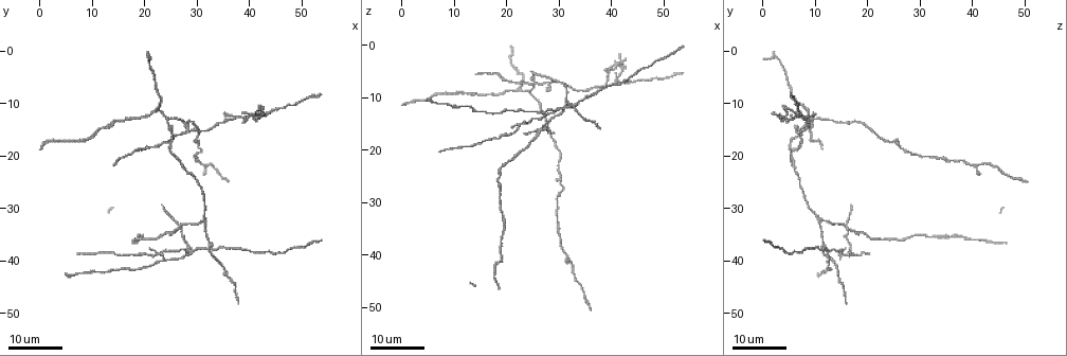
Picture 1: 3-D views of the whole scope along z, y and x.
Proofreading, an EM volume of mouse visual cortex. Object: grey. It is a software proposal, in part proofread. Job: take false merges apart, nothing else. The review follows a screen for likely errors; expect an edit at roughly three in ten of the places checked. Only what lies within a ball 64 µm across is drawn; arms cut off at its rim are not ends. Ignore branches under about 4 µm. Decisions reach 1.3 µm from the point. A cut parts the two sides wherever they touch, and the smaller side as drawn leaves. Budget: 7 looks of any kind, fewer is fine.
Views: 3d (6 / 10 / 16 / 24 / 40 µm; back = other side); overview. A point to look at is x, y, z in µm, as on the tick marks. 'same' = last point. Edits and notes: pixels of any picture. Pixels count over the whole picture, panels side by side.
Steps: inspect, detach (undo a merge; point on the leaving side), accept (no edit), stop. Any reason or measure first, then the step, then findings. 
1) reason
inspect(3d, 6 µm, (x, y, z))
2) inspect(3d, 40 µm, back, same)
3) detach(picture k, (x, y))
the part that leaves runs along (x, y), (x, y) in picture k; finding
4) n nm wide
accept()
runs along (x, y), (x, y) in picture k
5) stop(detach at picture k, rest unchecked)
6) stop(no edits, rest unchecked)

arms part here
inspect(3d, 24 µm, (22.0, 11.0, 8.0))

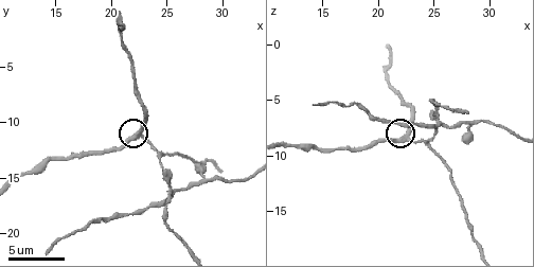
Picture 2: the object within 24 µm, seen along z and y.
closer look
inspect(3d, 10 µm, (22.4, 10.8, 8.0))

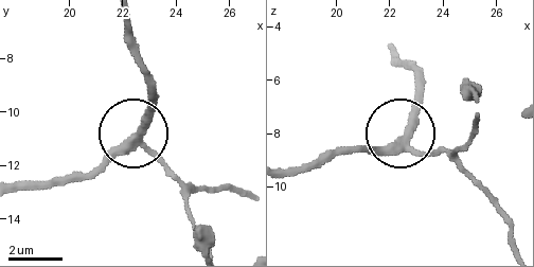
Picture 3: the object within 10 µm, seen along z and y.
side arm 16 µm
accept()
runs along (479, 114), (458, 148), (410, 148), (402, 135), (417, 69) in picture 3; all the same neuron

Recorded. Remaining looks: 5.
inspect(3d, 10 µm, (25.6, 16.0, 7.2))

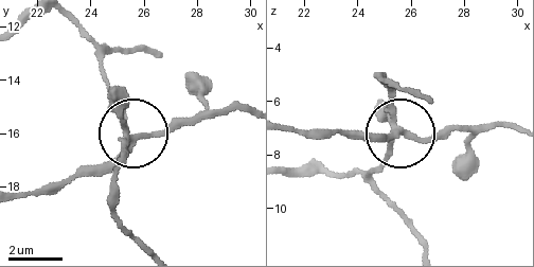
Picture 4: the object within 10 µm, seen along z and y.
inspect(3d, 6 µm, (25.5, 16.1, 7.1))

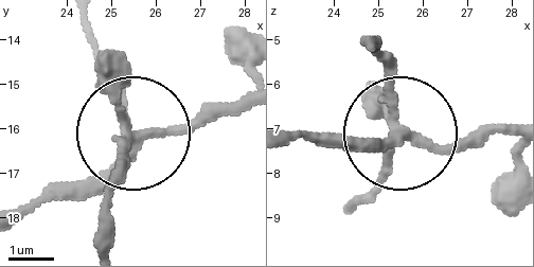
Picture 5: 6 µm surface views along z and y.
210 nm wide
detach(picture 5, (89, 182))
two neurons meet here

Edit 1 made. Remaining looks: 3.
calibre changes
inspect(3d, 24 µm, (31.0, 19.0, 27.0))

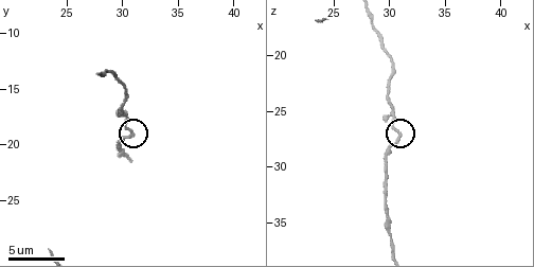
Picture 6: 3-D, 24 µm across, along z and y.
inspect(3d, 10 µm, (30.8, 19.2, 27.6))

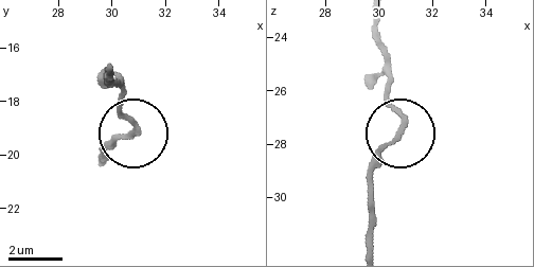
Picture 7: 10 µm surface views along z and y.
accept()
runs along (377, 21), (385, 90), (397, 130), (371, 183) in picture 7; one neuron here

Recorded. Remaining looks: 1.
stop(detach at picture 5, rest unchecked)

